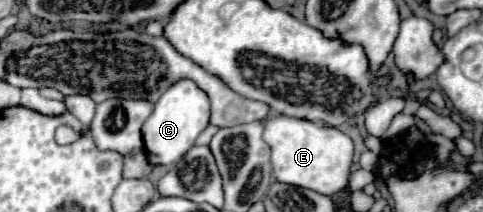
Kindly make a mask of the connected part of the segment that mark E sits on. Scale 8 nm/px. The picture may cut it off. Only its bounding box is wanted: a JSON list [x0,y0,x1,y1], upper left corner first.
[264,115,354,195]

